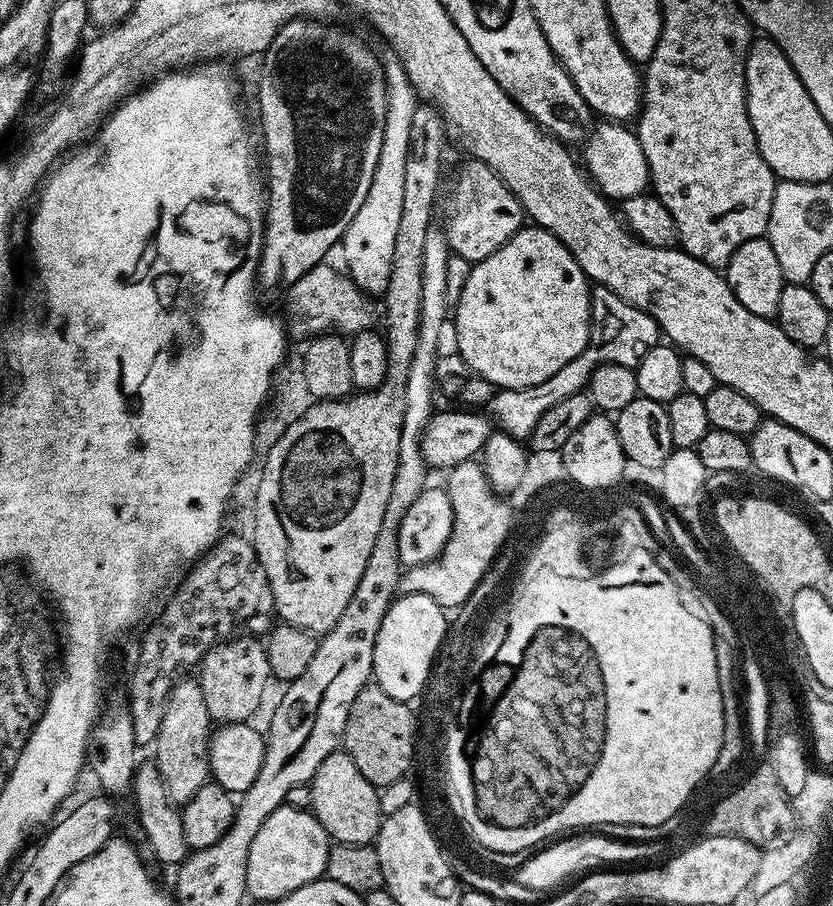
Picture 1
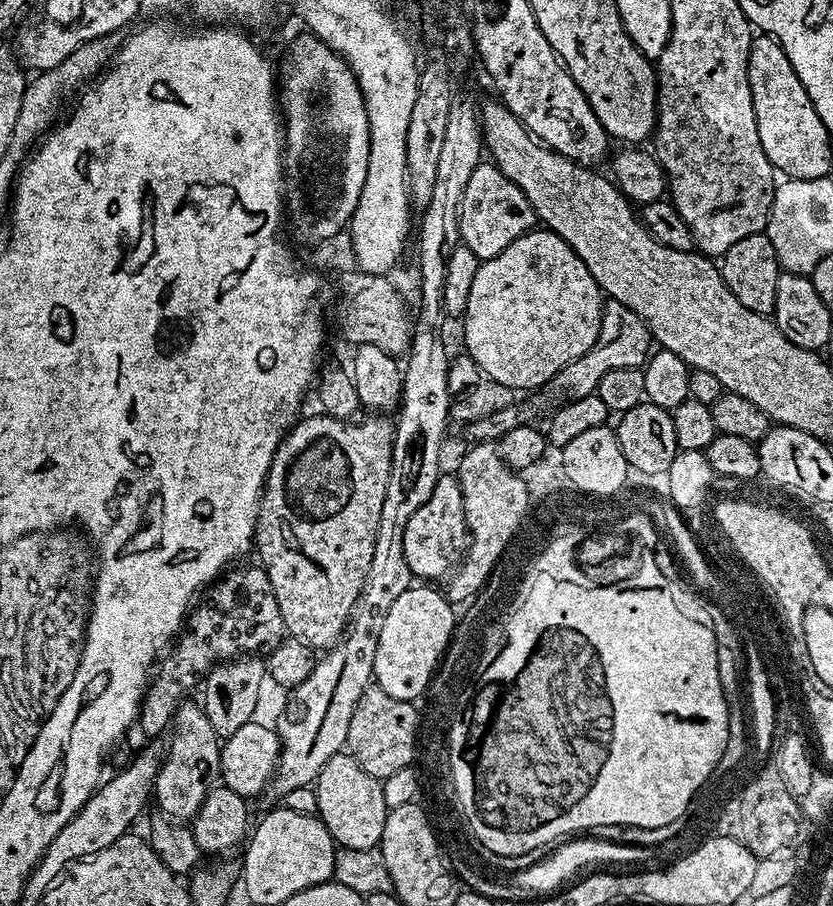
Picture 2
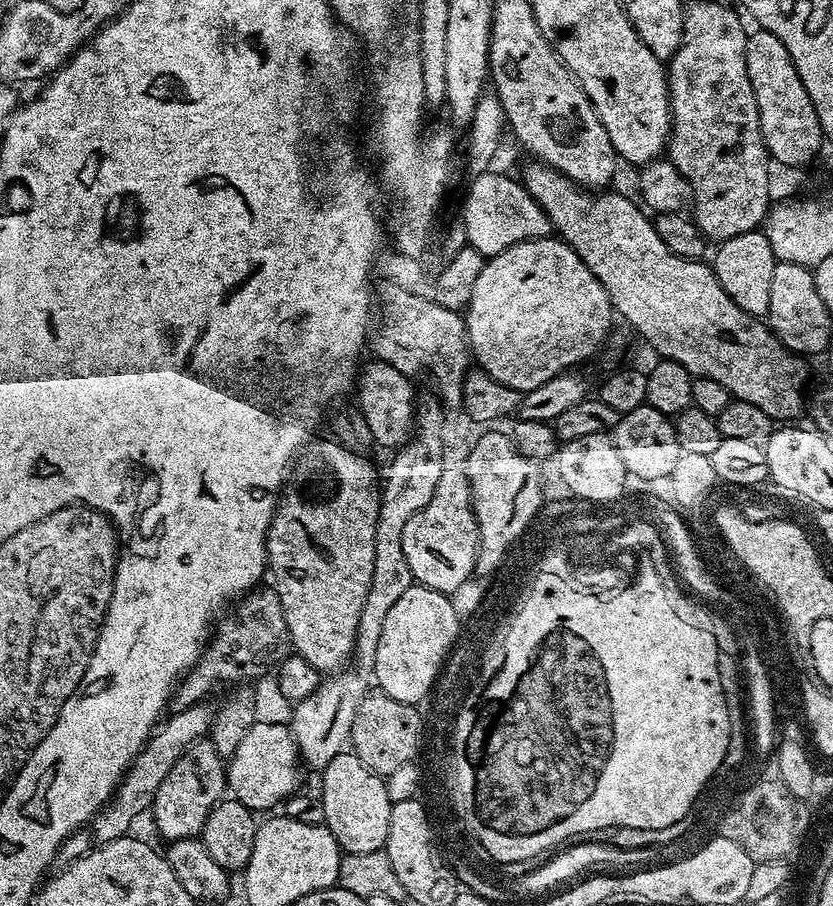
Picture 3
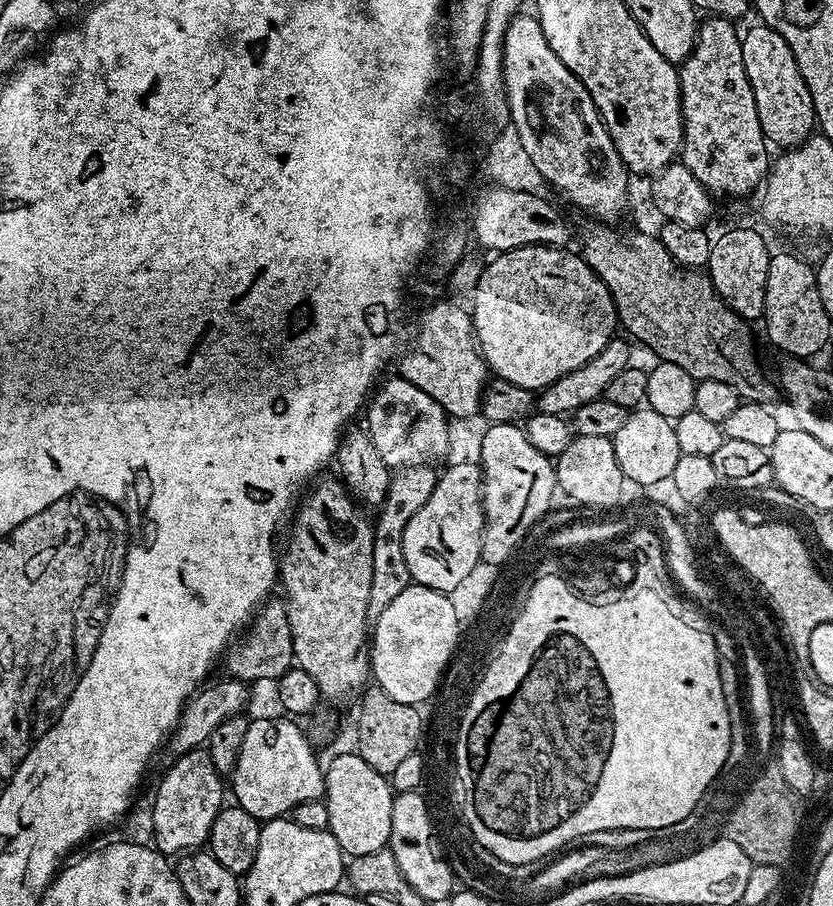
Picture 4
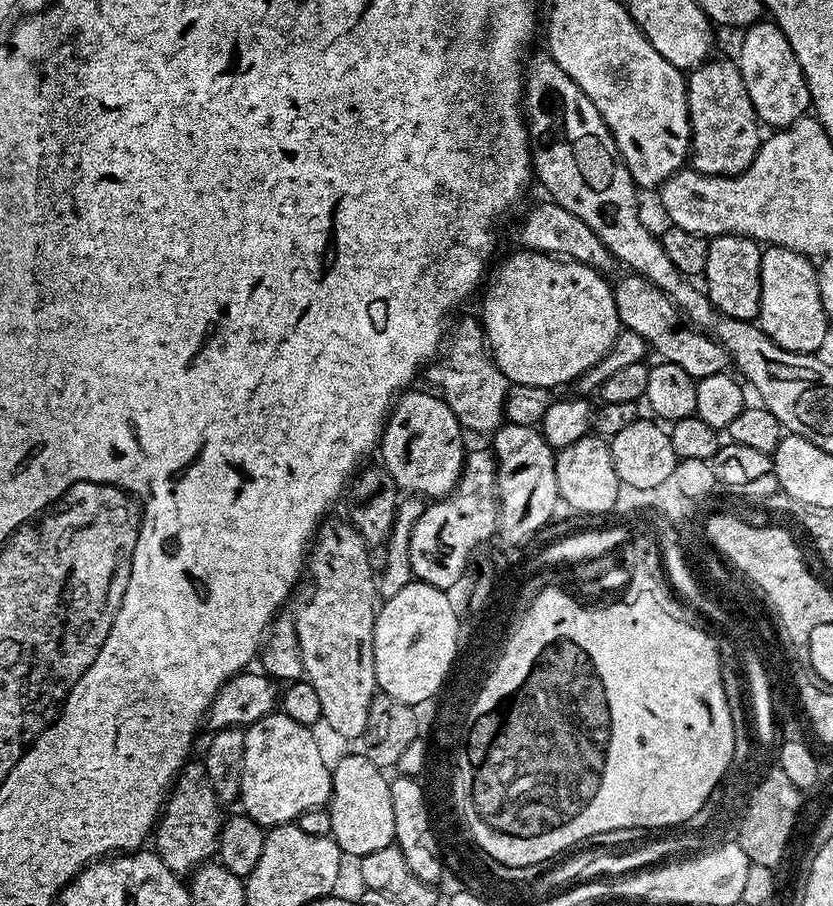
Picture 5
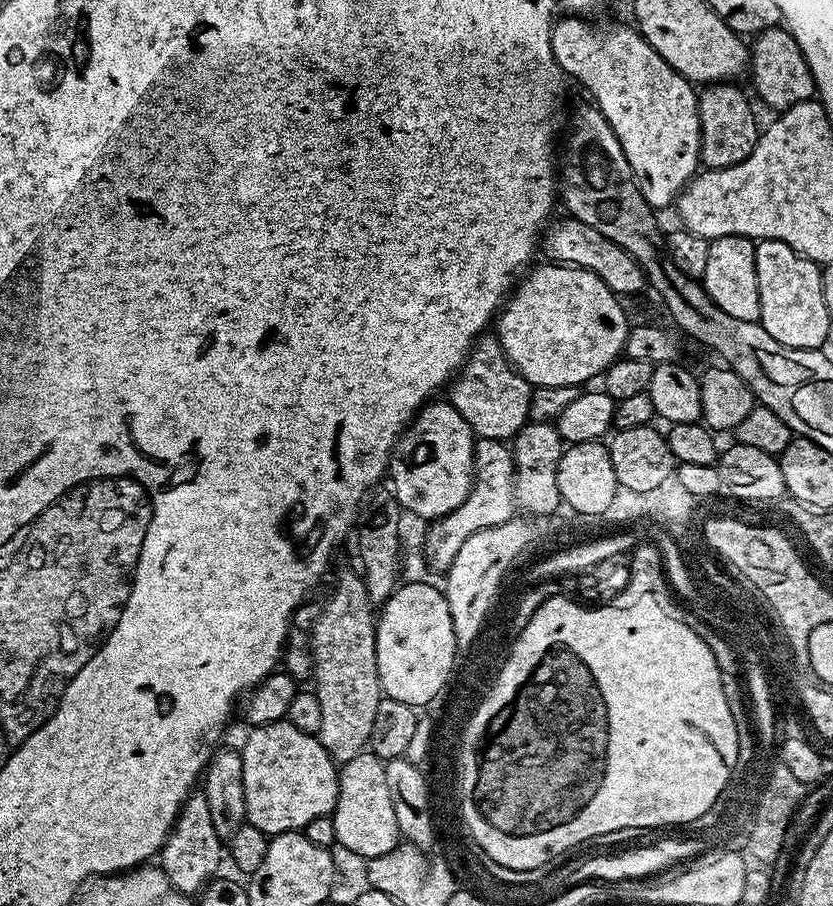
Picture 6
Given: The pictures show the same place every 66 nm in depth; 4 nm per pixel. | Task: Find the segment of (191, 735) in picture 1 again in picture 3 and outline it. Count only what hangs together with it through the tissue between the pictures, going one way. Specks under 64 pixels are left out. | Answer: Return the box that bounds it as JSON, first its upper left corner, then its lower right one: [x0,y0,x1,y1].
[150,739,226,841]

